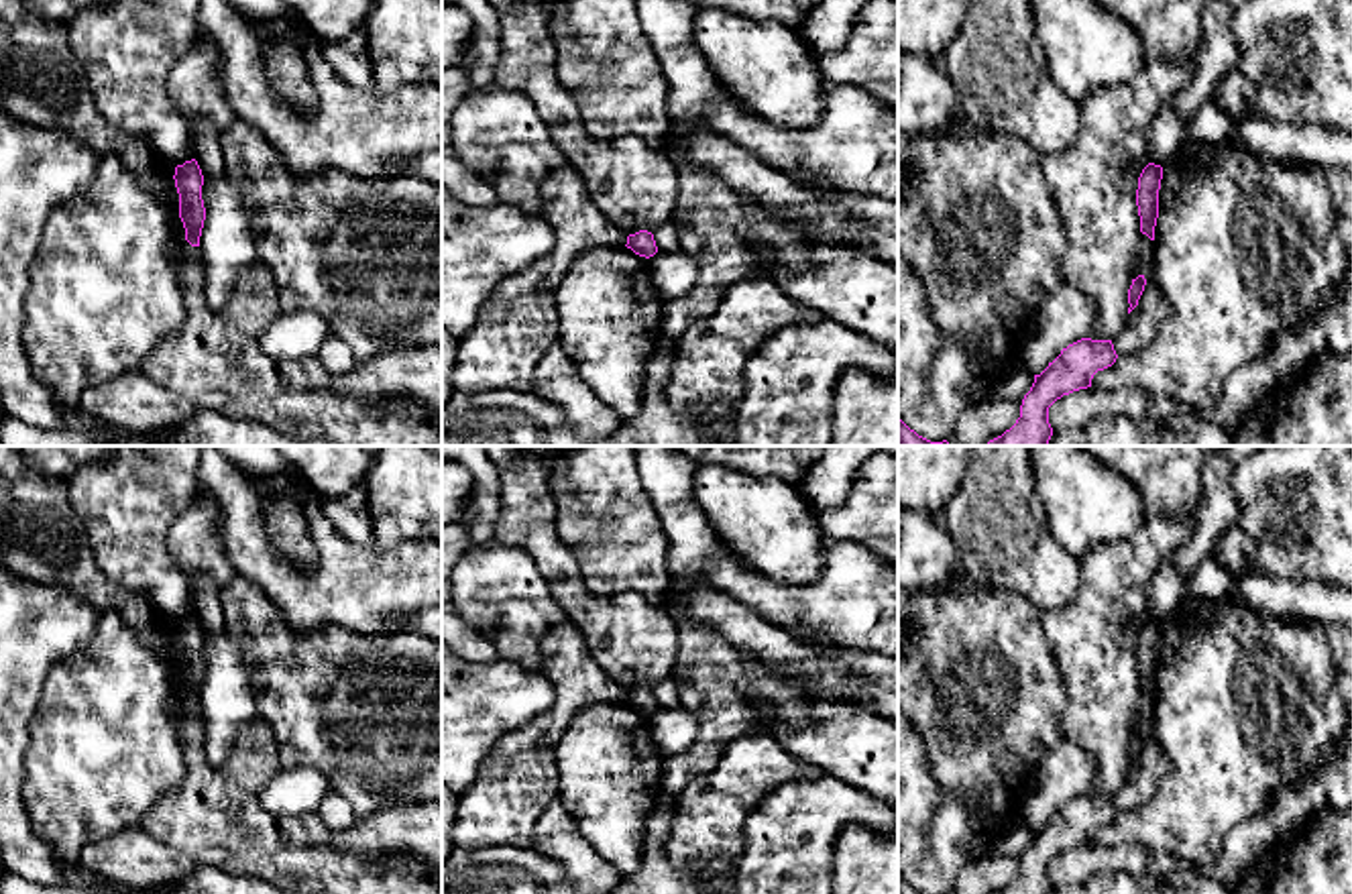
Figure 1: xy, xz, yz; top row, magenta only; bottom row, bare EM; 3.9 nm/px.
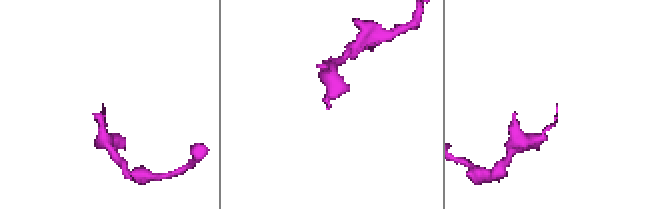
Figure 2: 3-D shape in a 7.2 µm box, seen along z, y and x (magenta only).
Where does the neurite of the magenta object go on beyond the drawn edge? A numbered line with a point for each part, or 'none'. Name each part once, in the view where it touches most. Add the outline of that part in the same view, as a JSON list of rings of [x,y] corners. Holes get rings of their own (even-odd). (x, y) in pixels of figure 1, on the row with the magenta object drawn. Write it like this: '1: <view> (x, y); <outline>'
none

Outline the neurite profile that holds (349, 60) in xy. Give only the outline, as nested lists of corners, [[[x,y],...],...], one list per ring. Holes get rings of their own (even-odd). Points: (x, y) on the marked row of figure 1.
[[[362,29],[340,41],[322,43],[322,53],[340,79],[352,88],[373,92],[373,65],[364,49]]]

